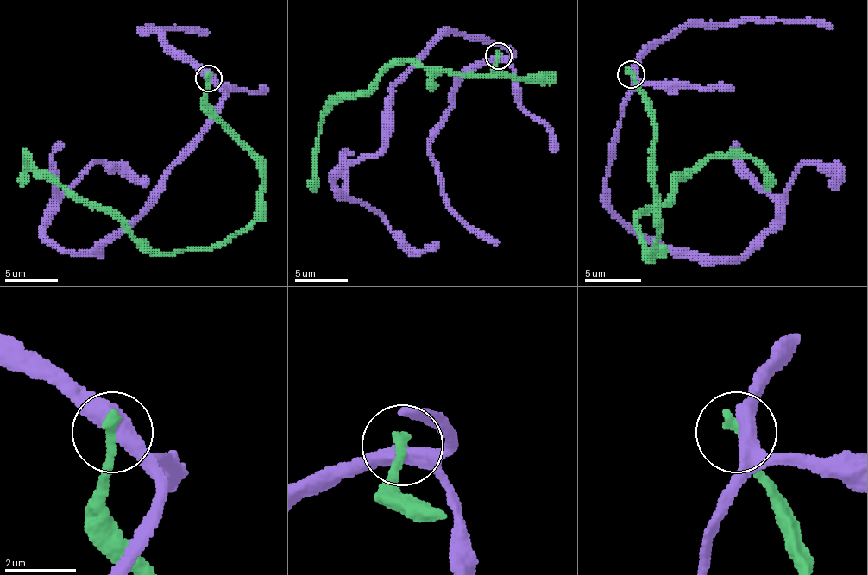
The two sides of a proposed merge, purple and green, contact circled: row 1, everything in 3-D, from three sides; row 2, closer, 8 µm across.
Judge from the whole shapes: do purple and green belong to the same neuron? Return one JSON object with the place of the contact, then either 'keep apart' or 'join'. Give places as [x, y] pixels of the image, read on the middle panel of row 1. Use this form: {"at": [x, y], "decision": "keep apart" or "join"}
{"at": [499, 55], "decision": "keep apart"}

